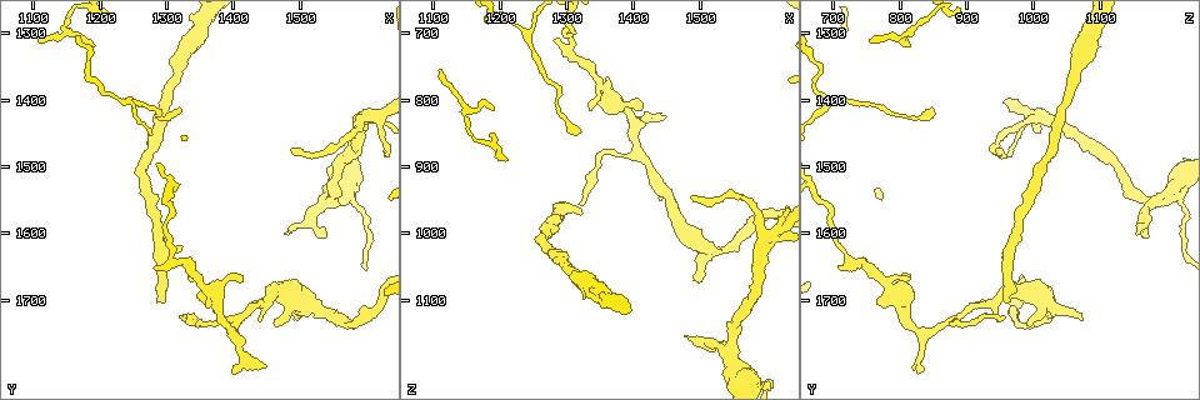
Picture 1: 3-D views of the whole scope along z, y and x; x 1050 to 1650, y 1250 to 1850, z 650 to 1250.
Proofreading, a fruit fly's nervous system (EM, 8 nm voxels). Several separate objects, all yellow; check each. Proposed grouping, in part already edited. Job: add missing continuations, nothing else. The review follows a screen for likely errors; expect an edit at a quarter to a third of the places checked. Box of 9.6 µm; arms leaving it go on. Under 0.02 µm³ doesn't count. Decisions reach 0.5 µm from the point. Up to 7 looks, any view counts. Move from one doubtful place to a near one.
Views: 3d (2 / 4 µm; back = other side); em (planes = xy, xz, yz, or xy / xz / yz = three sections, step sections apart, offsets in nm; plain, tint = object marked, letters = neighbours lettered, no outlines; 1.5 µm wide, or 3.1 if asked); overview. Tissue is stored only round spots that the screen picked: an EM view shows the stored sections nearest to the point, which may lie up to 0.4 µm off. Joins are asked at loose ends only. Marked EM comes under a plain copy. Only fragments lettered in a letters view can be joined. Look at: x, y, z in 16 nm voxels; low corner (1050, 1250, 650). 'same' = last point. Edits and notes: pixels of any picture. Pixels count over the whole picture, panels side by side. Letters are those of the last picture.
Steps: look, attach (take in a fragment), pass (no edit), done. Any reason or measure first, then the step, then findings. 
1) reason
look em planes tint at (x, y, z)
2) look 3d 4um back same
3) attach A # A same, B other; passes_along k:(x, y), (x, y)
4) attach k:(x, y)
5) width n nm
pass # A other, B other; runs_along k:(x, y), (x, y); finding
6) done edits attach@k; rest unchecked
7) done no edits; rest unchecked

an open end
look em xy step 8 letters at (1475, 1600, 1160)

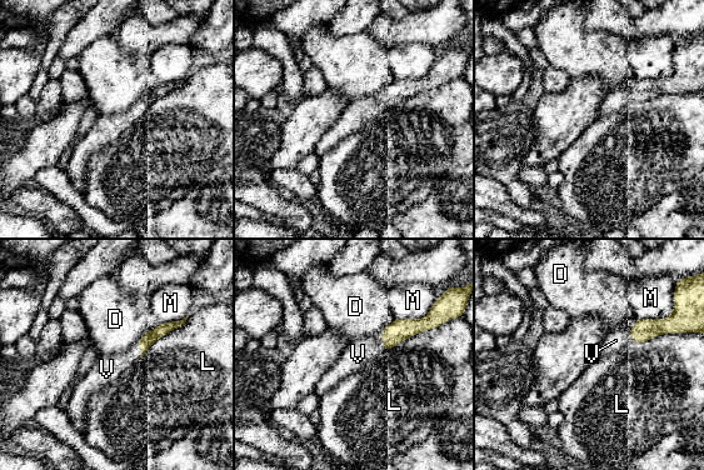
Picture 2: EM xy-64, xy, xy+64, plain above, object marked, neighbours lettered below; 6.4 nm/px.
attach V # D other, L other, M other, V same; it goes on there

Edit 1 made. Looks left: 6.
look overview

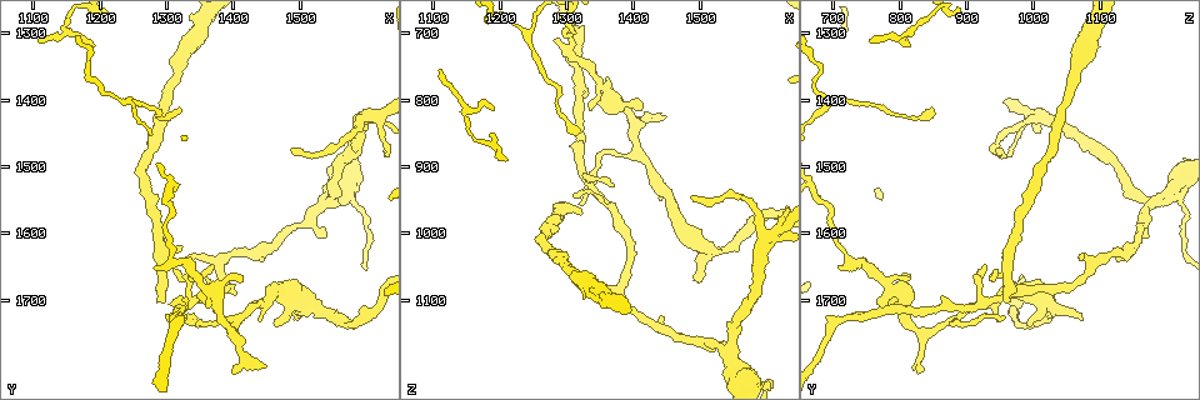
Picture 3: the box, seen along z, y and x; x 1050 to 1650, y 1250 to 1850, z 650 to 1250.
branch stops here
look em planes letters at (1500, 1725, 1075)

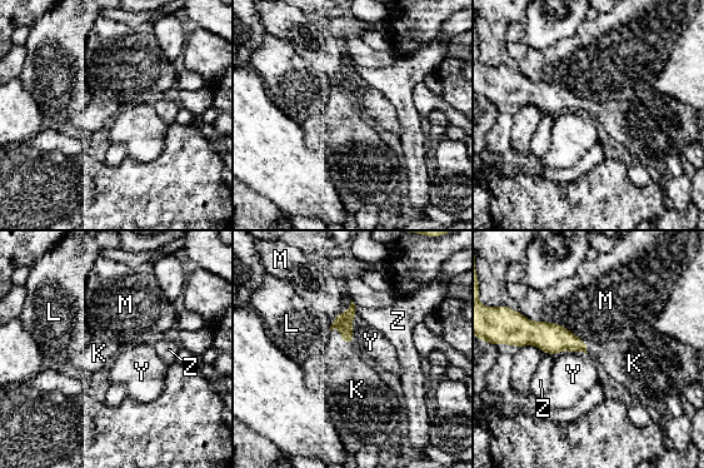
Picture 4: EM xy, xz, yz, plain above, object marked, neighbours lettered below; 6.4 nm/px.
longest_contact M 480 nm
attach K # K same, L other, M other, Y other, Z other; passes_along 4:(341, 322), (340, 337), (341, 367); the neuron continues

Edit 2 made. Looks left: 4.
done edits attach@2, attach@4; rest unchecked

